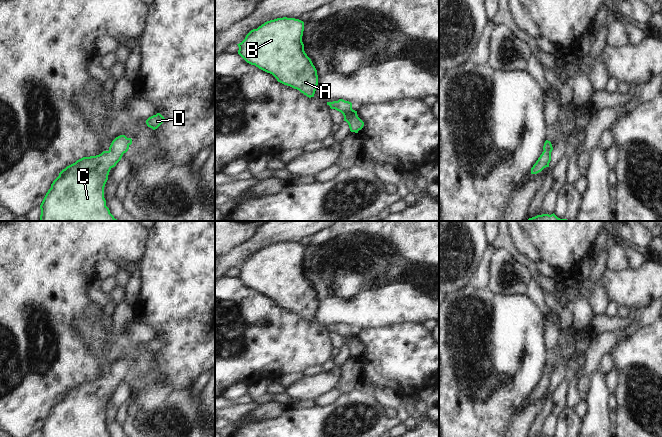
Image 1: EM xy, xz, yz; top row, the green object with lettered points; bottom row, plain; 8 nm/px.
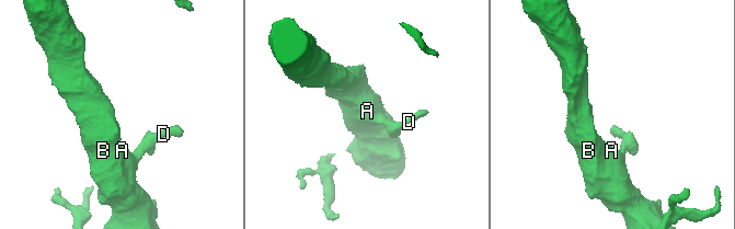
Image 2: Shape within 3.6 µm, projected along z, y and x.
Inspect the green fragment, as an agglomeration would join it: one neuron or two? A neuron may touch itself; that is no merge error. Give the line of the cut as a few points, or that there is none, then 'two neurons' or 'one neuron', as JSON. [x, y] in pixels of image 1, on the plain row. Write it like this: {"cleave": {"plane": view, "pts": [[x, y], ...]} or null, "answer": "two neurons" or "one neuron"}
{"cleave": null, "answer": "one neuron"}

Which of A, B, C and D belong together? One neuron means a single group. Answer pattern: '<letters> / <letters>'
A B C D

